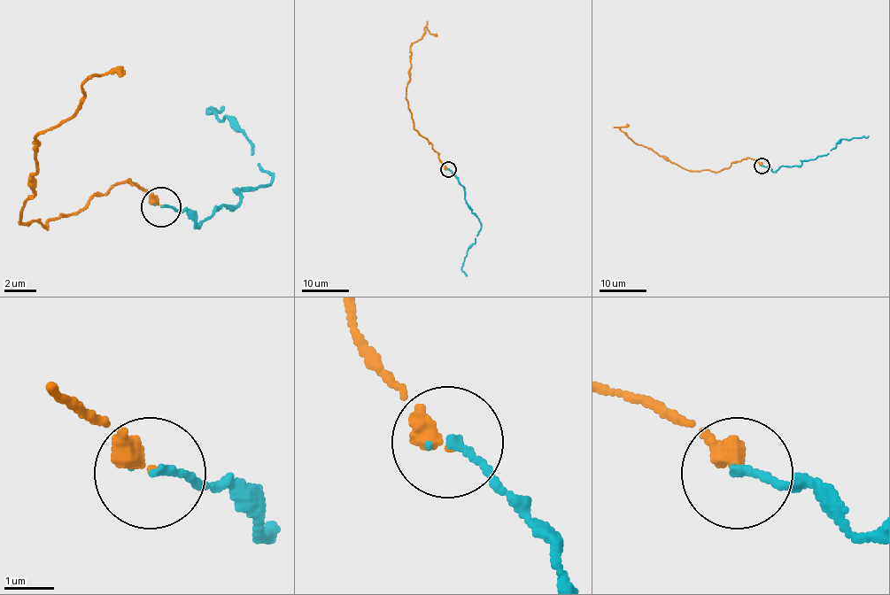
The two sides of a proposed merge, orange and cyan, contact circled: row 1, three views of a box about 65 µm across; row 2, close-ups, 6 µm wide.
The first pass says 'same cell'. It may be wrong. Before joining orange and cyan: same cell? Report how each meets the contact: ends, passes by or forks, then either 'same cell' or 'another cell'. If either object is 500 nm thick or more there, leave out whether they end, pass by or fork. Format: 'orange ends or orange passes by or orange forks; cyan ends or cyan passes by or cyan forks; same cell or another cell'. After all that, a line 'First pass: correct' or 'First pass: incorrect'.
orange ends; cyan ends; same cell
First pass: correct

